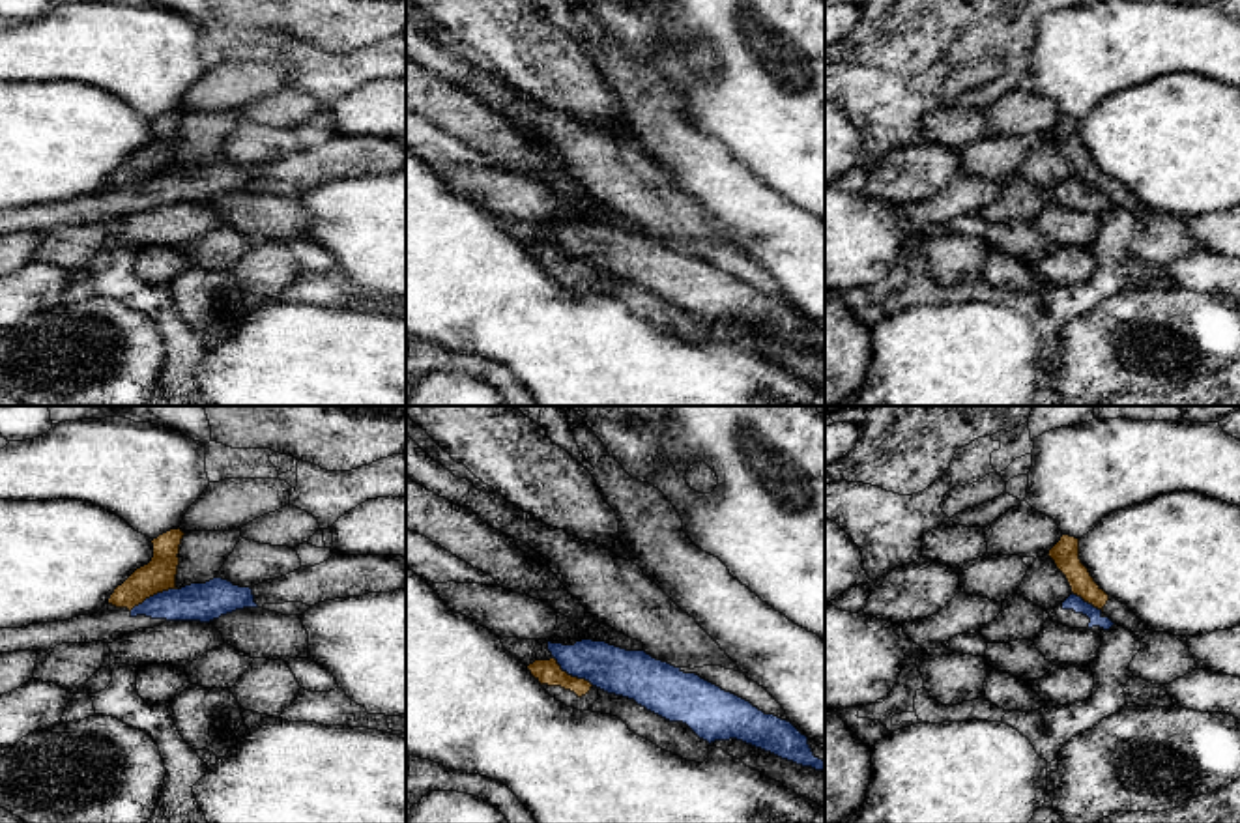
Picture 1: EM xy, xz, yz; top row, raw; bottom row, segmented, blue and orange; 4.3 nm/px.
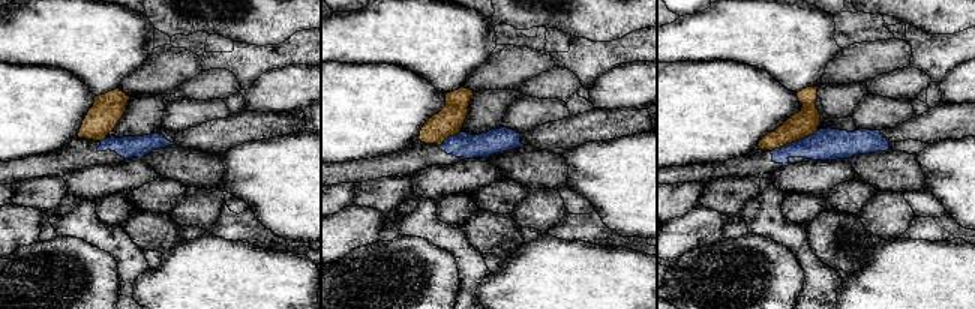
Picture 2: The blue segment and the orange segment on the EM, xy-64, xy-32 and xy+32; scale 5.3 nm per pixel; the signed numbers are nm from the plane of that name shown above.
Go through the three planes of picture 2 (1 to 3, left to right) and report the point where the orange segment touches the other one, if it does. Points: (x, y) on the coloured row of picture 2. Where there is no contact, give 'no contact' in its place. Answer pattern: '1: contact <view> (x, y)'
1: contact xy-64 (102, 140)
2: contact xy-32 (449, 137)
3: contact xy+32 (795, 141)

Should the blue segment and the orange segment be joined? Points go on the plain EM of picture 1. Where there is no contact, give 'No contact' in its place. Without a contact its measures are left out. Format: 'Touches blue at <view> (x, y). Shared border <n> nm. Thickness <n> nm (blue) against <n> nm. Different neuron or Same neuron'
Touches blue at xy (154, 176). Shared border 220 nm. Thickness 160 nm (blue) against 140 nm. Different neuron

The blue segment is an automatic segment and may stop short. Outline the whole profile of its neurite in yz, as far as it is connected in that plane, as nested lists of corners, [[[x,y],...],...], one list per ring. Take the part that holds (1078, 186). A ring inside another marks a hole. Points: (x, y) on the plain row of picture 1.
[[[1074,174],[1051,191],[1049,198],[1064,208],[1089,209],[1100,217],[1115,206],[1102,191]]]

